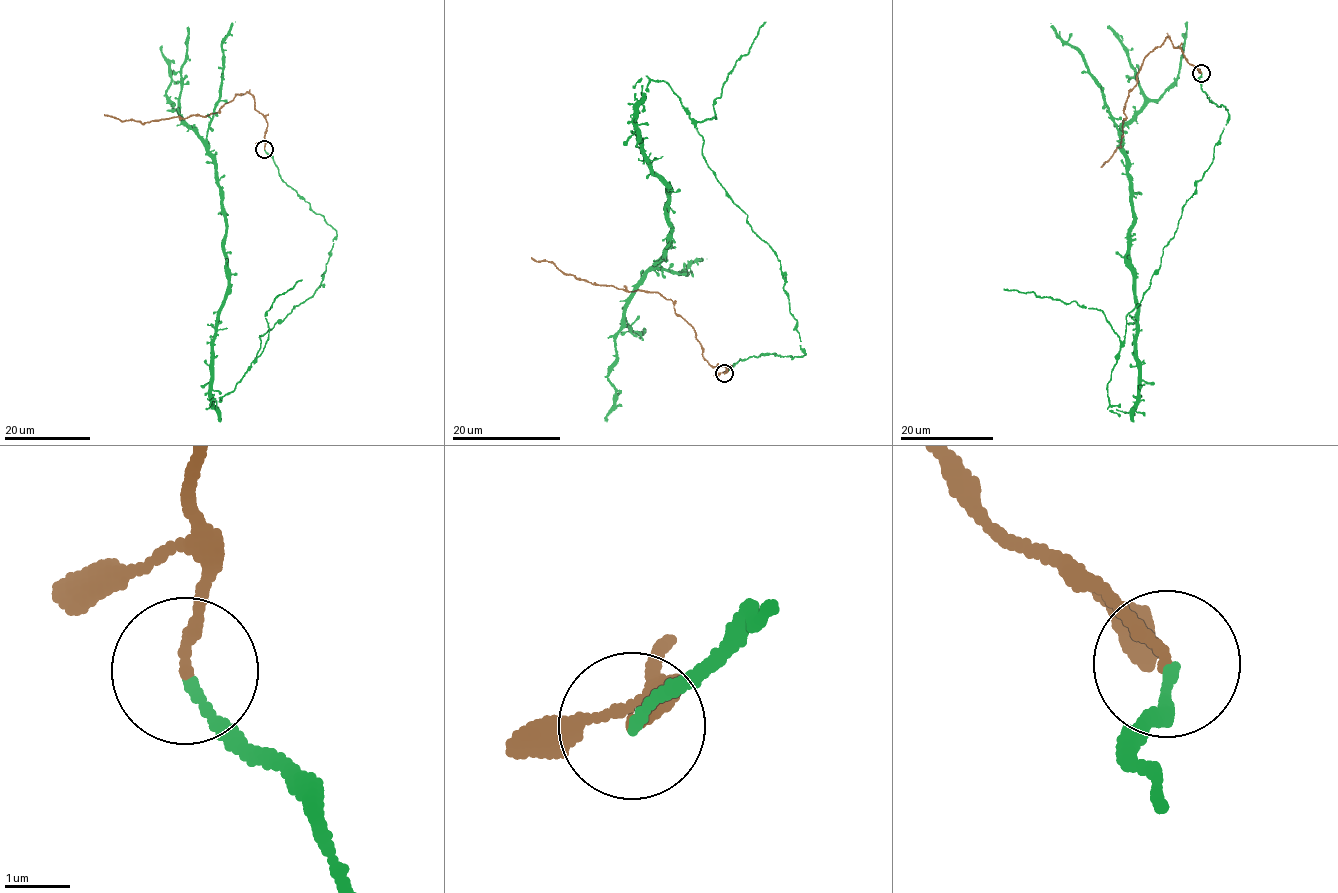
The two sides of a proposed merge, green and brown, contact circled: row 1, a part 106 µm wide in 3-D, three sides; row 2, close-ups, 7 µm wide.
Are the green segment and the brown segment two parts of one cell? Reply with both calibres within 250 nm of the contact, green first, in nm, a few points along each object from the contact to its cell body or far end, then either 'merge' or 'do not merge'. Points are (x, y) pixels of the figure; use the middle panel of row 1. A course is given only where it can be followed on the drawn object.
130 nm thick on the green side, 170 nm on the other; green runs (724, 373), (805, 351), (772, 248), (652, 80), (635, 117), (667, 186), (671, 247), (625, 311), (606, 421); brown runs (724, 373), (732, 367), (710, 364), (693, 328), (677, 314), (671, 300), (658, 292), (593, 285), (531, 257); merge

